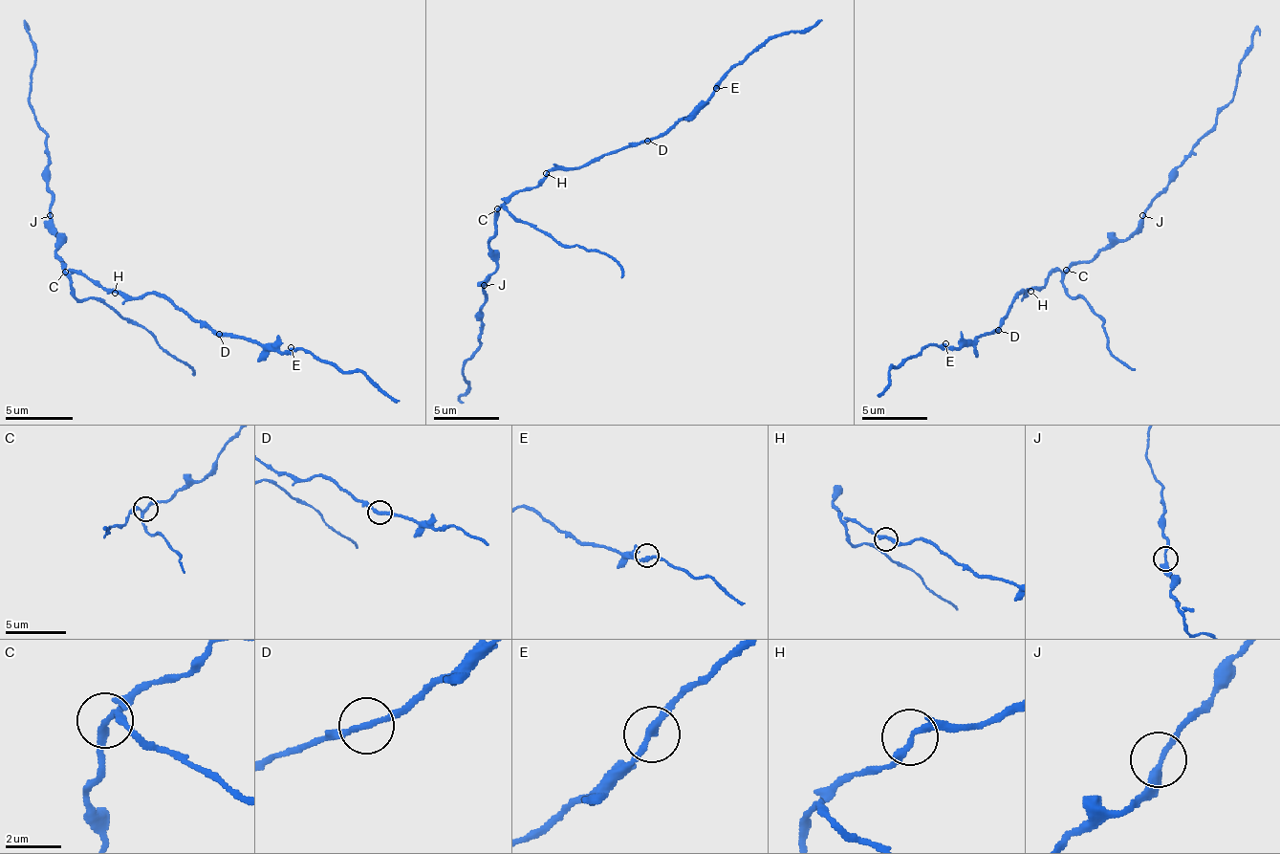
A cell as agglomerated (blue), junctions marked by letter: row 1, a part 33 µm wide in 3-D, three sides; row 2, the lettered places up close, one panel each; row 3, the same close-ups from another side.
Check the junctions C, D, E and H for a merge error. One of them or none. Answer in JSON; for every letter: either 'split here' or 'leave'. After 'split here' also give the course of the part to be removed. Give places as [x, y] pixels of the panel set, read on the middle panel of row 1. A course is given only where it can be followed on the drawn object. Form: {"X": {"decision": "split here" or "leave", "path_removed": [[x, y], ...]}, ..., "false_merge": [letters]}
{"C": {"decision": "split here", "path_removed": [[496, 209], [489, 255], [496, 265], [484, 292], [480, 347], [466, 361], [466, 380], [457, 400]]}, "D": {"decision": "leave"}, "E": {"decision": "leave"}, "H": {"decision": "leave"}, "false_merge": ["C"]}

